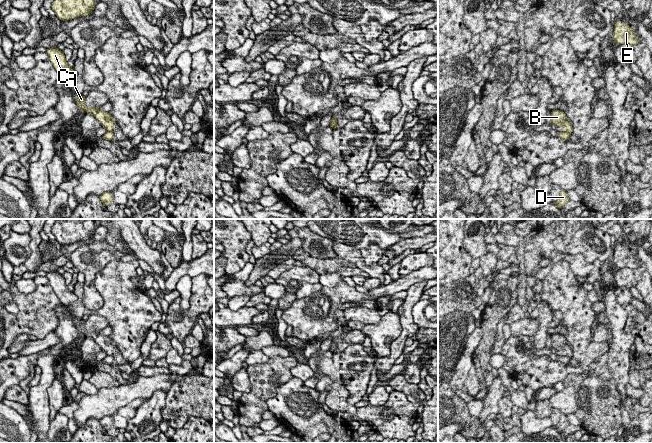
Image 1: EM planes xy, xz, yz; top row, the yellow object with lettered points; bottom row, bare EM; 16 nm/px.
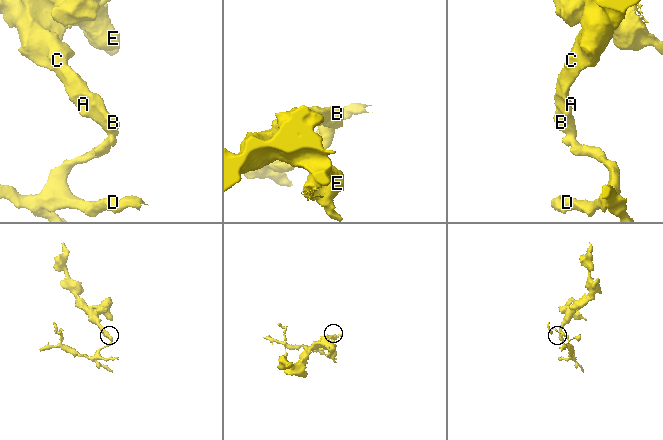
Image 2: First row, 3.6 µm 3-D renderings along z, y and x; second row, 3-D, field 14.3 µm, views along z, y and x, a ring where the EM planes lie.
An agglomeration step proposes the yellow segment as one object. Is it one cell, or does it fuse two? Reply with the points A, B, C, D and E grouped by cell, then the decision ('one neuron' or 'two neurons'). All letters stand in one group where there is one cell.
A B C E / D | two neurons

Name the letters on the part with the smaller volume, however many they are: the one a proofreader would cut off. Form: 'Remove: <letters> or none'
Remove: D

